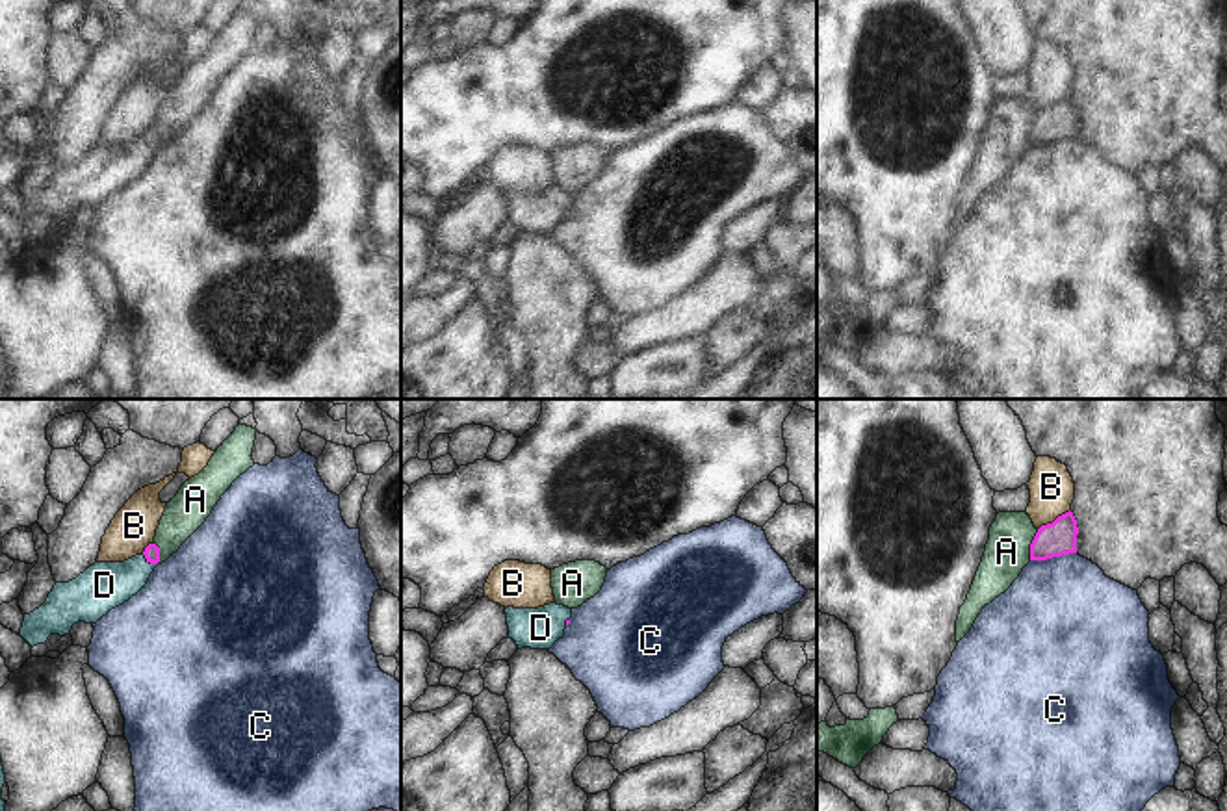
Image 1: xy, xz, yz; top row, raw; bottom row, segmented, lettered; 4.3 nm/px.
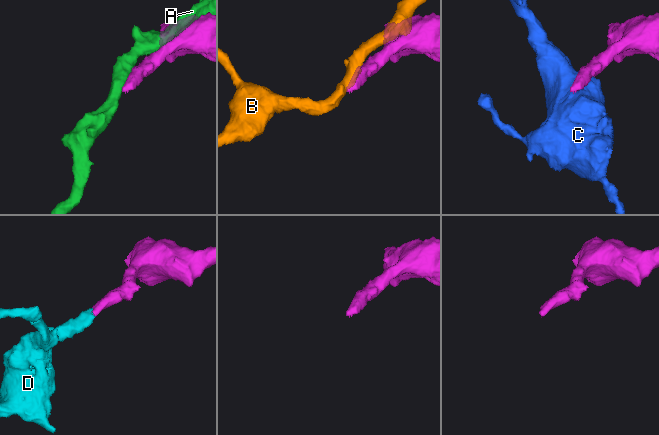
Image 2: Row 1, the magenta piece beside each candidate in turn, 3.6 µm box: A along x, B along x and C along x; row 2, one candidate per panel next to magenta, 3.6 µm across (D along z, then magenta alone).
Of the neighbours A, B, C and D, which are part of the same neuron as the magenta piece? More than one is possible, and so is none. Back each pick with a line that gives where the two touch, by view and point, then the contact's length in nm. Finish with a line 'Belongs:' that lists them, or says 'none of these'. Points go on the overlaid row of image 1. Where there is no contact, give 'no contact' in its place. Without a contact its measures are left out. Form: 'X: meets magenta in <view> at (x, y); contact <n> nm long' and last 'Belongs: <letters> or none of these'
D: meets magenta in xy at (149, 561); contact 90 nm long
Belongs: D

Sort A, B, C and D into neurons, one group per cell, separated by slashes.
A / B / C / D

